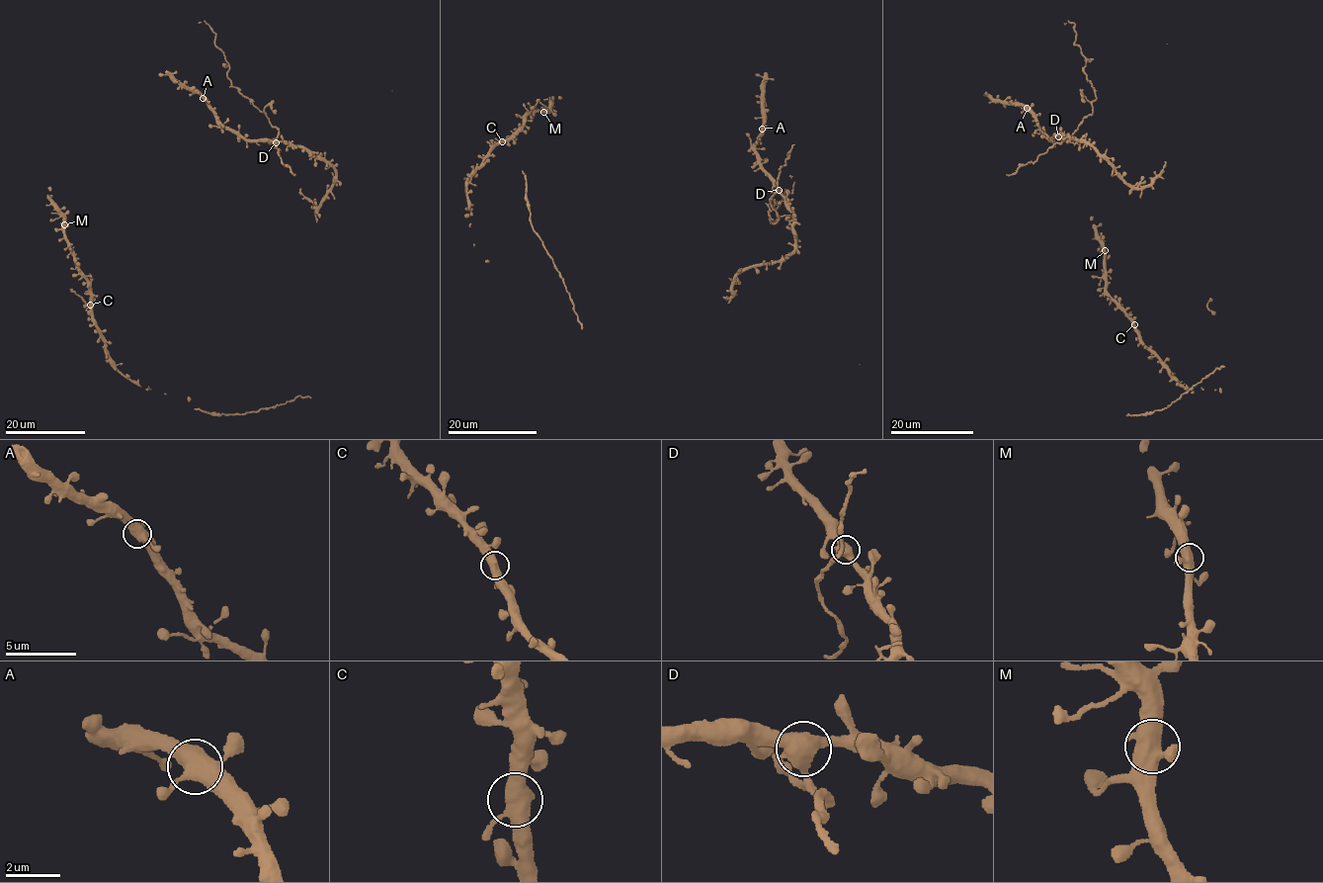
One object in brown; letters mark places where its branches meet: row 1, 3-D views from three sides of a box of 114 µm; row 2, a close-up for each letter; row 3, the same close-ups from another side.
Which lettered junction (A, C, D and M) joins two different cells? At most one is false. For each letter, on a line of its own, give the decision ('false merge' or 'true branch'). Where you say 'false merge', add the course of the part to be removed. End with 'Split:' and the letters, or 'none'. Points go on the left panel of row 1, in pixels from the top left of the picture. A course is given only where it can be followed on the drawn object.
A: true branch
C: true branch
D: false merge; course (276, 142), (279, 132), (232, 85), (215, 35), (204, 21), (199, 23)
M: true branch
Split: D

